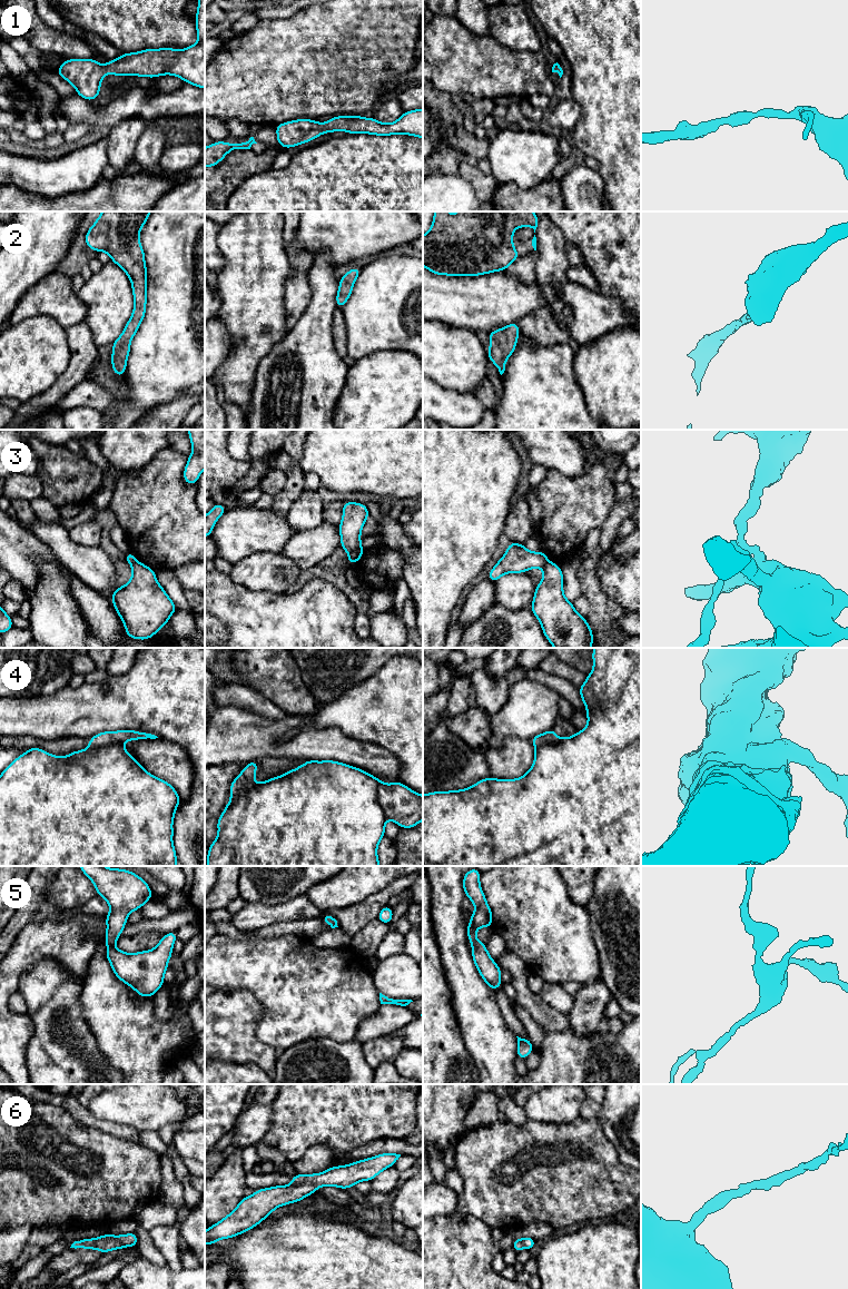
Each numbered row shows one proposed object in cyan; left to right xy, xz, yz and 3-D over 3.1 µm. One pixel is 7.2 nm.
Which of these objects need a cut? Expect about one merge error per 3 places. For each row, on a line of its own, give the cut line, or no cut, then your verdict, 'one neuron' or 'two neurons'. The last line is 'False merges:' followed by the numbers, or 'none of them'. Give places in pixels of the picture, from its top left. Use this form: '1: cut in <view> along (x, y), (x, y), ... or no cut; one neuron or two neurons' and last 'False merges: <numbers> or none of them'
1: no cut; one neuron
2: no cut; one neuron
3: cut in xz along (361, 547), (348, 556); two neurons
4: cut in xz along (374, 777), (378, 783), (378, 804), (387, 818); two neurons
5: no cut; one neuron
6: no cut; one neuron
False merges: 3, 4

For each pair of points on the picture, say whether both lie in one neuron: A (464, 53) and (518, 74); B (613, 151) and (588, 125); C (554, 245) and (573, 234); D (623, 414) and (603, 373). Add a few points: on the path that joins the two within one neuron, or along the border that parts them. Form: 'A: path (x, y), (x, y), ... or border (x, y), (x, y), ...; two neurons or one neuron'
A: path (477, 66), (504, 72); one neuron
B: path (608, 145), (594, 131); one neuron
C: border (552, 223), (560, 230), (565, 242); two neurons
D: path (623, 404), (623, 393), (613, 383); one neuron

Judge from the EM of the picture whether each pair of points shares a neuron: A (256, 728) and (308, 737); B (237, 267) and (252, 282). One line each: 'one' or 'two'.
A: one
B: one

